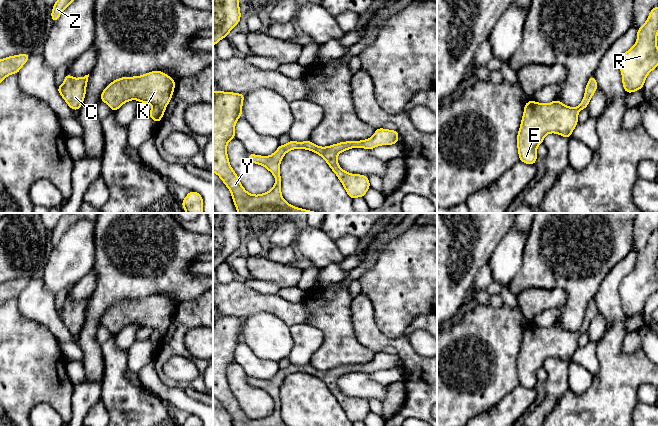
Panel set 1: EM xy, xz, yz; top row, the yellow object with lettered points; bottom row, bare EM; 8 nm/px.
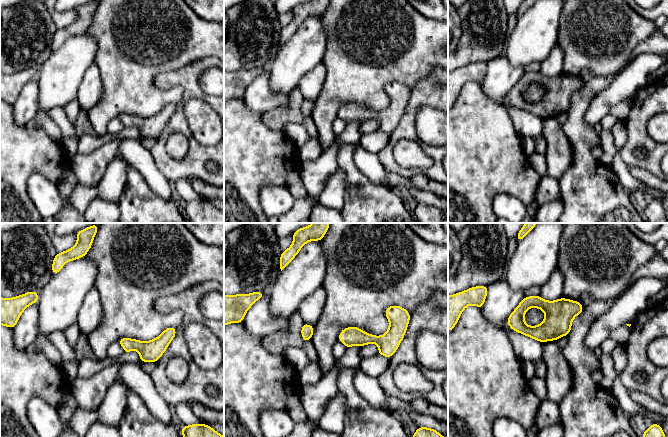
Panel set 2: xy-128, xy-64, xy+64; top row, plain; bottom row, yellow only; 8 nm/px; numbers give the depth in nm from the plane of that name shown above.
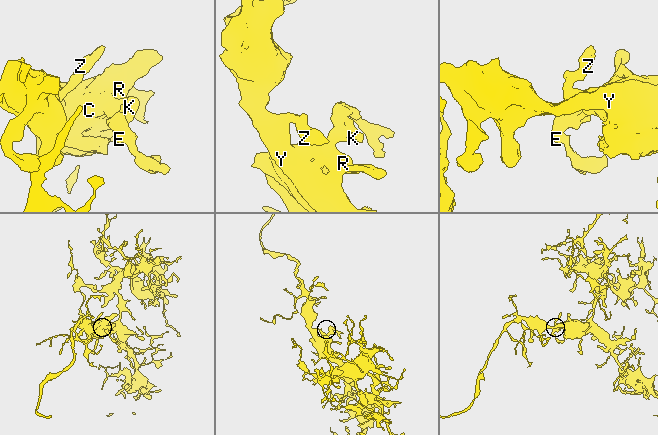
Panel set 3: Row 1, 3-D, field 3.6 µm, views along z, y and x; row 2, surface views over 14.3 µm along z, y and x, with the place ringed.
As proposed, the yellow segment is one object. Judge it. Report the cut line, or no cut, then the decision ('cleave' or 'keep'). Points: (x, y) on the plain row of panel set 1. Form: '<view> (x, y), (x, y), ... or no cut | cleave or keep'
no cut | keep

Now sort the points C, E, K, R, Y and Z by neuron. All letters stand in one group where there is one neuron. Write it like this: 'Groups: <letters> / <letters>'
Groups: C E K R Y Z

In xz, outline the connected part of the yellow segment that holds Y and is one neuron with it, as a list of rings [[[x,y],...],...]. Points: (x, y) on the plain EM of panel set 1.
[[[213,315],[213,396],[216,397],[231,416],[233,426],[286,426],[281,418],[281,399],[279,395],[283,380],[290,374],[305,373],[320,379],[339,402],[349,421],[364,421],[370,412],[368,400],[350,398],[342,394],[337,386],[339,377],[351,372],[373,373],[380,369],[398,367],[397,354],[377,352],[367,364],[340,366],[327,371],[320,371],[310,364],[297,366],[290,364],[280,369],[270,380],[248,377],[253,388],[266,391],[275,401],[273,412],[266,417],[253,419],[242,410],[237,398],[232,393],[227,380],[227,367],[235,362],[235,349],[242,340],[245,319],[233,316]]]

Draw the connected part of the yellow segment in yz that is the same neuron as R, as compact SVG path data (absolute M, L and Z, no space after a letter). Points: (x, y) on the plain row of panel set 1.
M658 229L653 231L645 248L637 254L635 269L622 279L619 286L626 317L642 313L647 299L658 290L657 259Z

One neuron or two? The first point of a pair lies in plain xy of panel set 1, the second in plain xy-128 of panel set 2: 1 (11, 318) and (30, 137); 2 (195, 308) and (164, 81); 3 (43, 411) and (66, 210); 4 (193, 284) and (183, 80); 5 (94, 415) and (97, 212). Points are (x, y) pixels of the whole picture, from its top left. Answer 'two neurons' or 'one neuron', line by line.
1: one neuron
2: one neuron
3: two neurons
4: two neurons
5: two neurons

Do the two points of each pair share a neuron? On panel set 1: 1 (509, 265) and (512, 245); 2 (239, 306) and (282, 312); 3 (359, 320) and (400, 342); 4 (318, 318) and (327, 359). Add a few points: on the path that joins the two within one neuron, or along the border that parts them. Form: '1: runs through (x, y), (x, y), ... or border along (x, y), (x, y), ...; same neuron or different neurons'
1: runs through (509, 260), (510, 250); same neuron
2: runs through (250, 305), (271, 305); same neuron
3: runs through (369, 330), (380, 341), (390, 342); same neuron
4: runs through (328, 328), (329, 349); same neuron

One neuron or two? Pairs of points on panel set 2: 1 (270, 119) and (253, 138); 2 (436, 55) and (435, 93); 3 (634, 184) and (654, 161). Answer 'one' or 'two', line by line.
1: two
2: two
3: two

